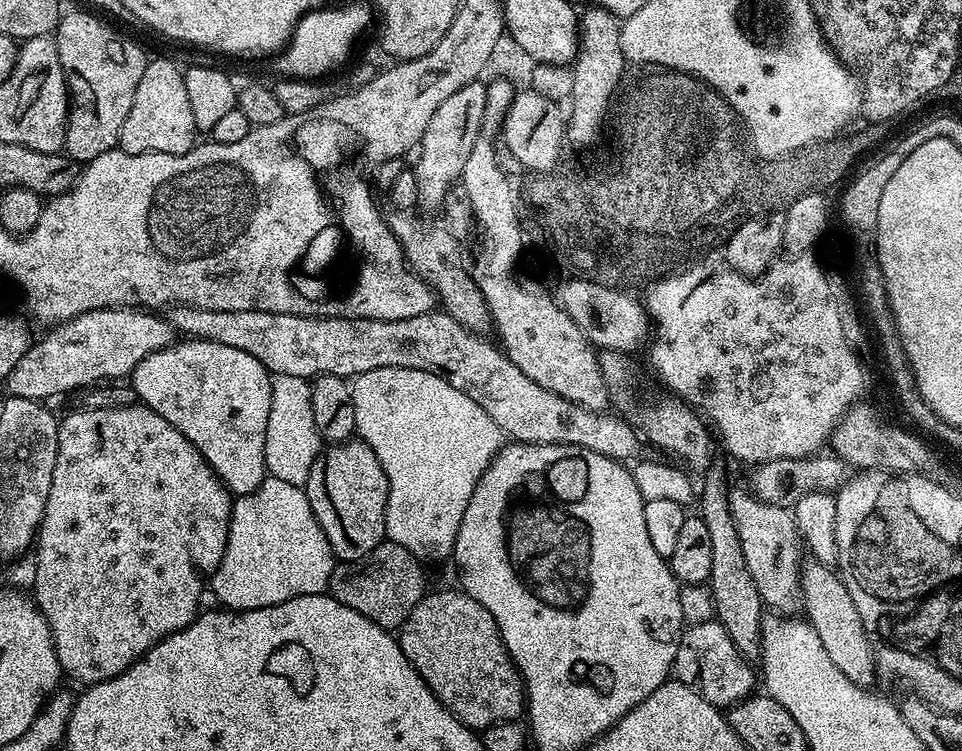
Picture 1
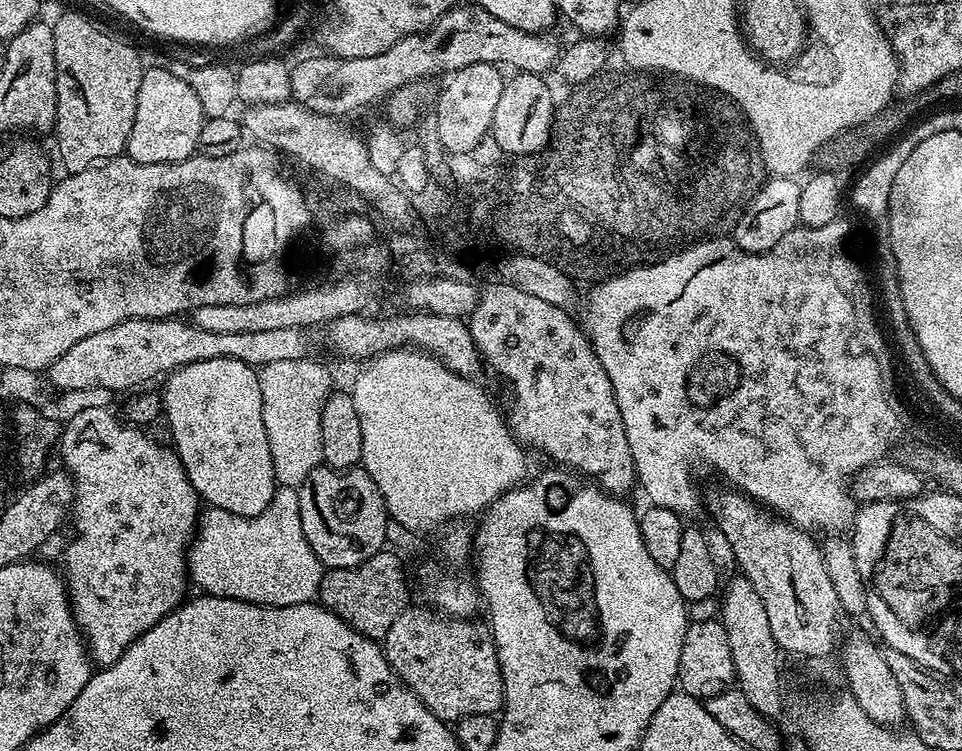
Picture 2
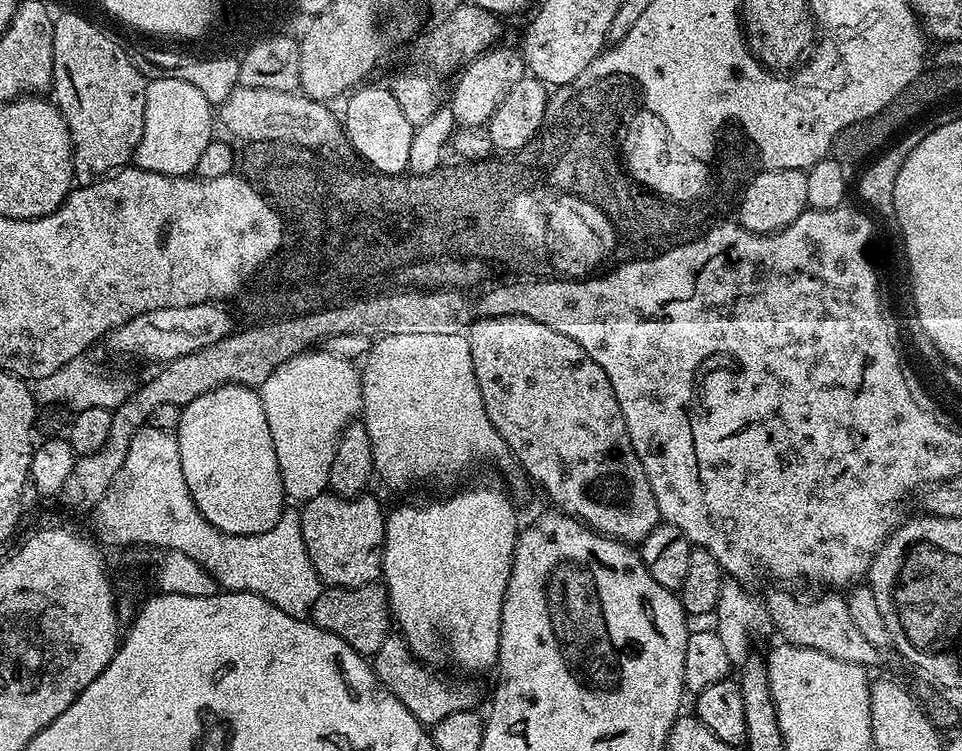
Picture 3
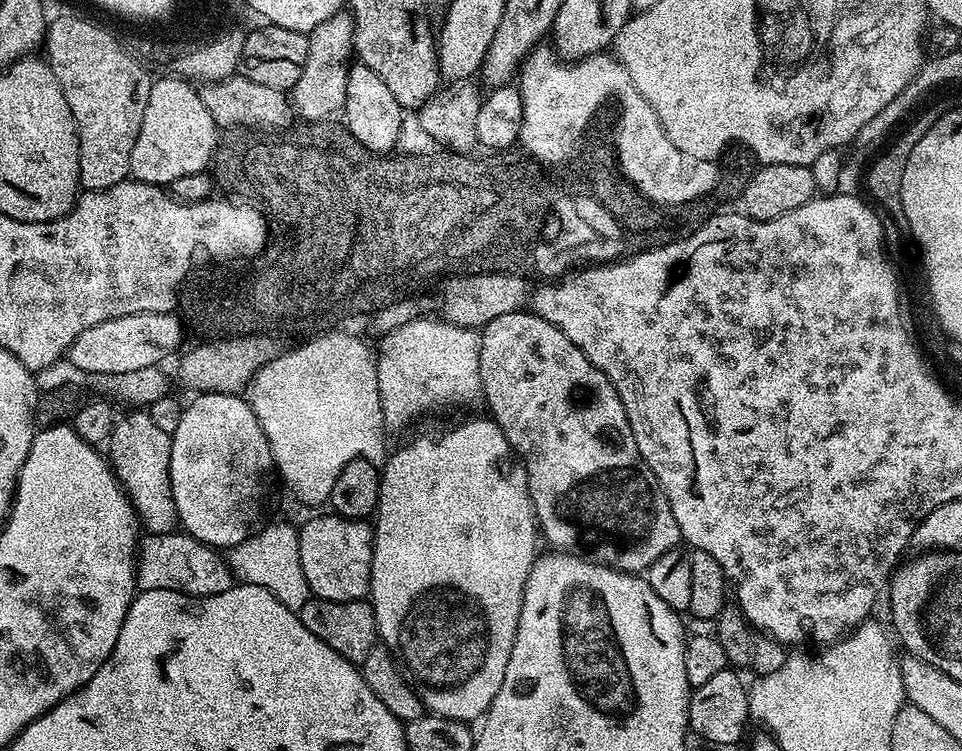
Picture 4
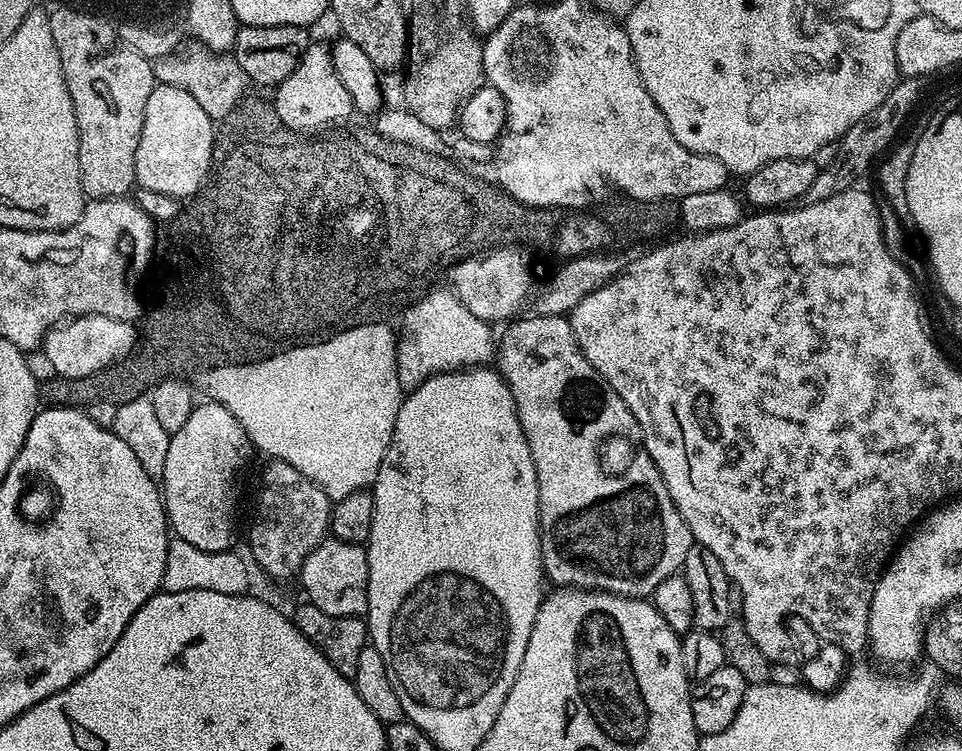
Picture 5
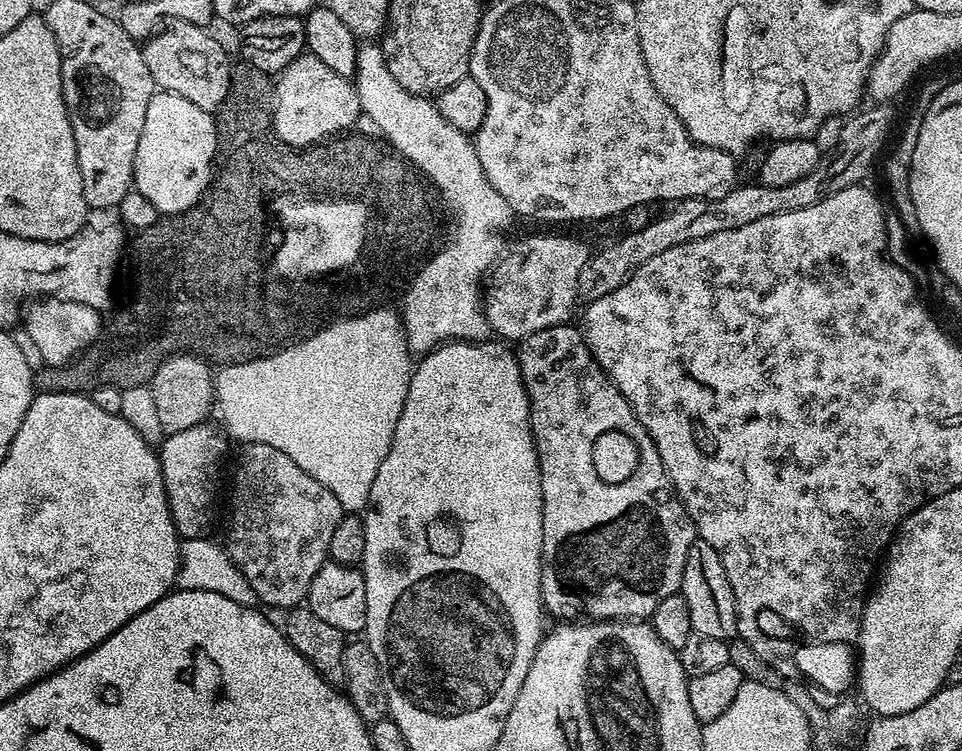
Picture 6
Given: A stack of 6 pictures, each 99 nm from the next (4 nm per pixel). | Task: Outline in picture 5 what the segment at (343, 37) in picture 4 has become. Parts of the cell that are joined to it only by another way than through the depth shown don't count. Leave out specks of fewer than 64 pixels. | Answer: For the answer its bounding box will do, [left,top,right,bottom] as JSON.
[274,42,354,128]

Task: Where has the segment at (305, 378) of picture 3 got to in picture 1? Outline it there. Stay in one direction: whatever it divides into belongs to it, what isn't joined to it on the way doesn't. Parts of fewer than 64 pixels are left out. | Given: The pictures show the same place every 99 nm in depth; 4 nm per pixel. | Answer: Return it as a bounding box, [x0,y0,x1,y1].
[264,376,322,485]

